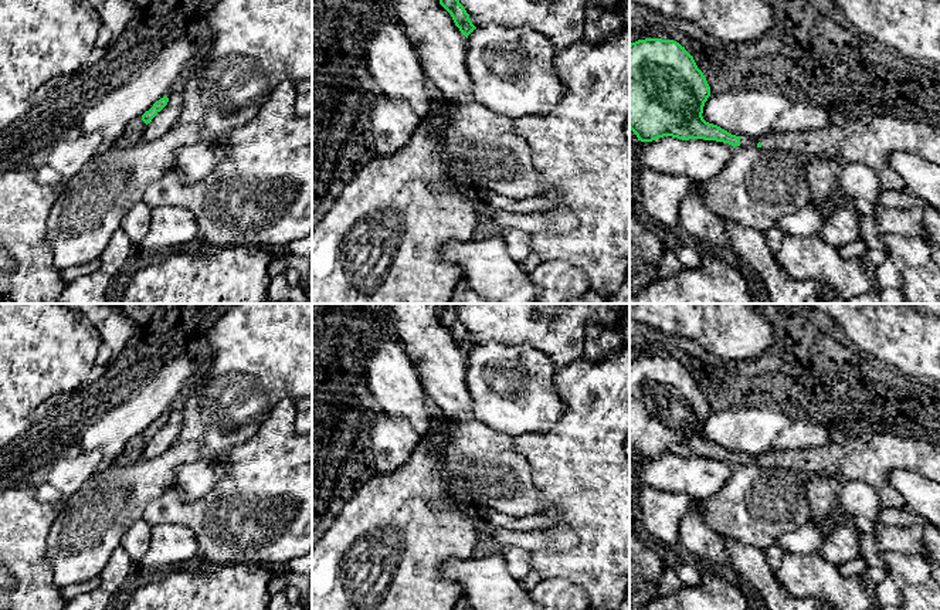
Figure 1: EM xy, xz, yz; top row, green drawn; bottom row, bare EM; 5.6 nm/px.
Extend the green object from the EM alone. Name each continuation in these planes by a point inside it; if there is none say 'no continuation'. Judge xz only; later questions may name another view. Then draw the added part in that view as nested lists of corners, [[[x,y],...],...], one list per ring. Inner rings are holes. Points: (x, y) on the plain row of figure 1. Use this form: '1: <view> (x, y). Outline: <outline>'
no continuation

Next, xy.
1: xy (132, 451). Outline: [[[142,434],[133,437],[122,450],[122,453],[115,458],[113,464],[118,465],[132,465],[142,458],[146,441]]]

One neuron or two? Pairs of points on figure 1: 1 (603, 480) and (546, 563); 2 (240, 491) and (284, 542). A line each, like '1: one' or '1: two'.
1: one
2: one

